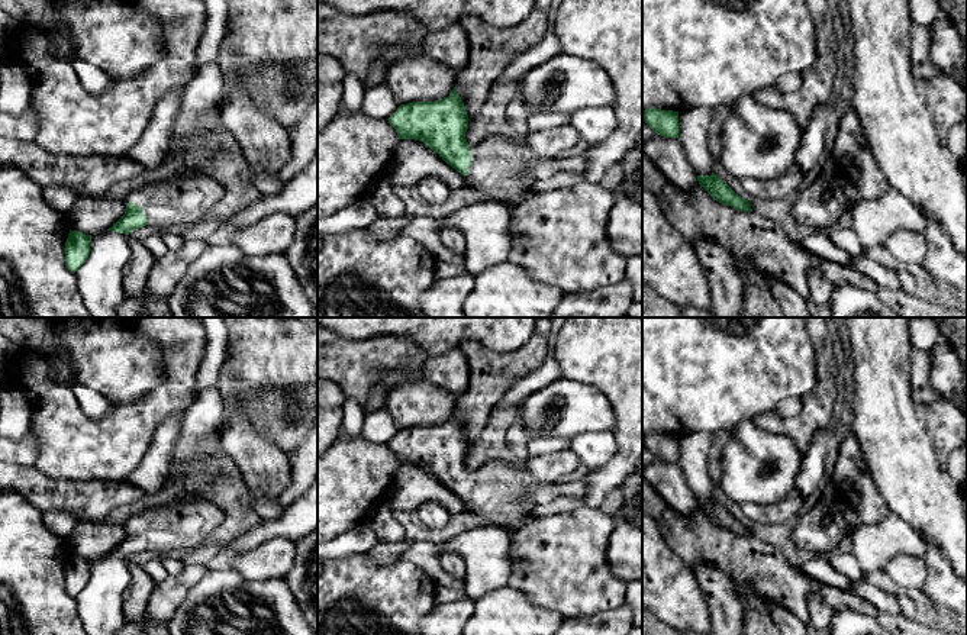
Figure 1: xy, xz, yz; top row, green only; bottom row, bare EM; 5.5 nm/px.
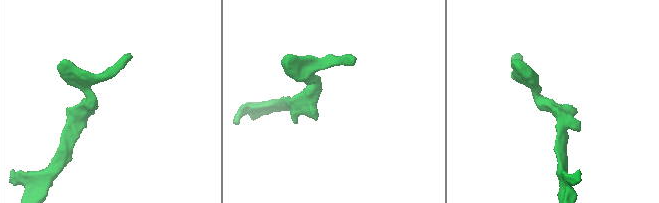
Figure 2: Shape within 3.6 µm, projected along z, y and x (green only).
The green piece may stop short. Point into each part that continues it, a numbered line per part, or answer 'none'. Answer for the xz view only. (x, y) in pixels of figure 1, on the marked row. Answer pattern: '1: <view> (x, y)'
1: xz (499, 165)

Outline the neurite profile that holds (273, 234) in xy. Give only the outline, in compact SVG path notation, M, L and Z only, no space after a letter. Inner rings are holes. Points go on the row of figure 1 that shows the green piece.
M271 213L236 232L232 244L248 255L284 254L293 244L296 220L289 213Z

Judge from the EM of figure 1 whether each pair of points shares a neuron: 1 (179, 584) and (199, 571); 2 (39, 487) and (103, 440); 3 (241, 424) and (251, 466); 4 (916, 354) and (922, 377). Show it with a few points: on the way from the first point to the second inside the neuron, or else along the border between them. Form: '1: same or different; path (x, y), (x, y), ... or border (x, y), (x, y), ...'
1: same; path (183, 582), (194, 571)
2: different; border (34, 464), (42, 473), (54, 477), (86, 480)
3: same; path (241, 434), (241, 441), (251, 451), (251, 455)
4: same; path (919, 360), (921, 371)

